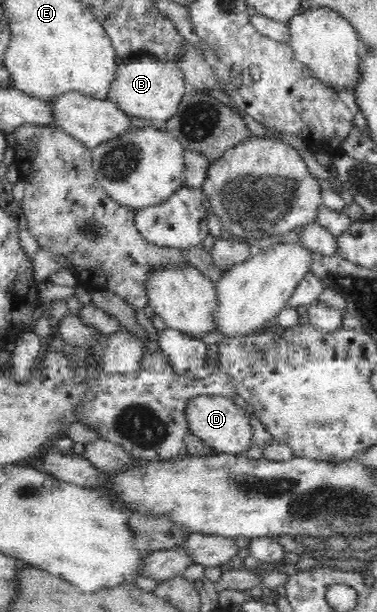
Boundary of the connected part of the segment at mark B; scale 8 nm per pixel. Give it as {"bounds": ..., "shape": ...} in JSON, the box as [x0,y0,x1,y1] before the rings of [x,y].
{"bounds":[107,59,189,122],"shape":[[[142,59],[131,63],[118,63],[118,76],[111,86],[107,99],[115,102],[129,116],[138,116],[150,121],[167,122],[179,110],[183,97],[189,90],[181,67],[174,62]]]}

